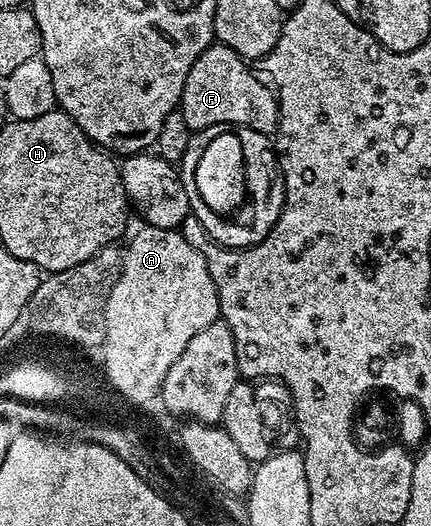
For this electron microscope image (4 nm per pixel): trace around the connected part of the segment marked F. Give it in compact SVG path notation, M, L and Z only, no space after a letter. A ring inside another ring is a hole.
M217 42L211 43L204 54L192 62L192 70L188 70L188 82L184 82L180 105L184 122L188 122L191 133L217 124L251 128L269 137L277 133L278 97L271 85L250 68L253 67L232 49Z

